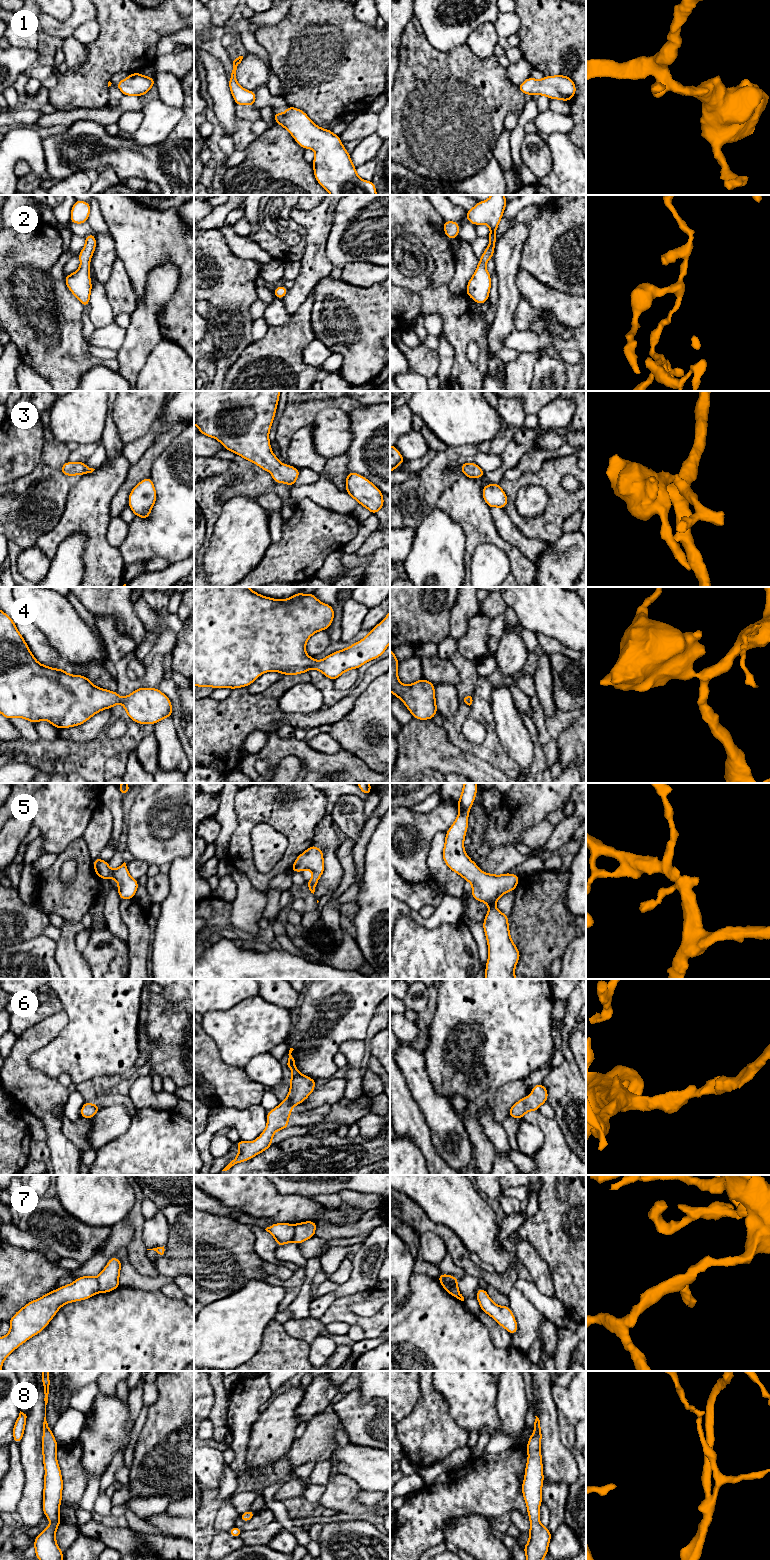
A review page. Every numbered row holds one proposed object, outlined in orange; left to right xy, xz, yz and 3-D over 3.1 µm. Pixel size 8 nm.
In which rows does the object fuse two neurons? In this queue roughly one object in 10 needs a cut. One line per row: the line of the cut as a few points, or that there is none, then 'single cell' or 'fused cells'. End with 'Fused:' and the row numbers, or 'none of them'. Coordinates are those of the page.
1: cut none; single cell
2: cut none; single cell
3: cut none; single cell
4: cut none; single cell
5: cut none; single cell
6: cut none; single cell
7: cut yz (440, 1281), (445, 1281), (457, 1289); fused cells
8: cut none; single cell
Fused: 7

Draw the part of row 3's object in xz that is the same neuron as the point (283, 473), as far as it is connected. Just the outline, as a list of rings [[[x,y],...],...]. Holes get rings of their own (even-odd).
[[[194,391],[194,424],[200,434],[215,438],[226,450],[269,471],[275,483],[286,483],[293,488],[299,469],[281,464],[269,441],[279,396],[280,391]]]

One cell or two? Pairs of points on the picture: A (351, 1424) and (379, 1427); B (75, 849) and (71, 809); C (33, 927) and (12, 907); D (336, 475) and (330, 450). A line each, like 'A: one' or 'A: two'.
A: one
B: two
C: one
D: two

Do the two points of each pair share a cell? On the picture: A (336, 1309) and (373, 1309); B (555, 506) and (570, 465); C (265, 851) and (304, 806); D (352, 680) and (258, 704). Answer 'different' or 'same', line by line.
A: different
B: same
C: different
D: different

